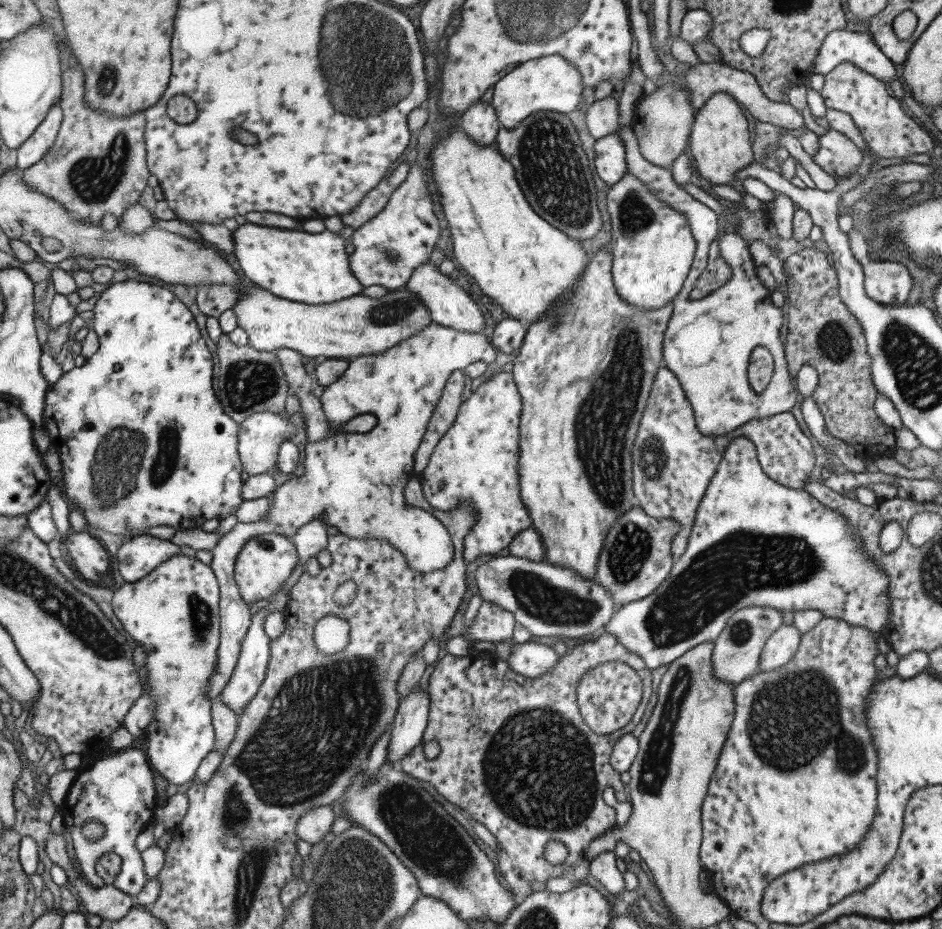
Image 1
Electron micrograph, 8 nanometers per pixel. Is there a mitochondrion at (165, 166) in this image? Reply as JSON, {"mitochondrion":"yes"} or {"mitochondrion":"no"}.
{"mitochondrion":"no"}

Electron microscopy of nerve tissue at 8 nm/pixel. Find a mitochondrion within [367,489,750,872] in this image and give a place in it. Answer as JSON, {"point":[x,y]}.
{"point":[563,795]}

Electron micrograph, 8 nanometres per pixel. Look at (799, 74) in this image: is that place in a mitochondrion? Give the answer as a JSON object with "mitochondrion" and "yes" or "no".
{"mitochondrion":"no"}

